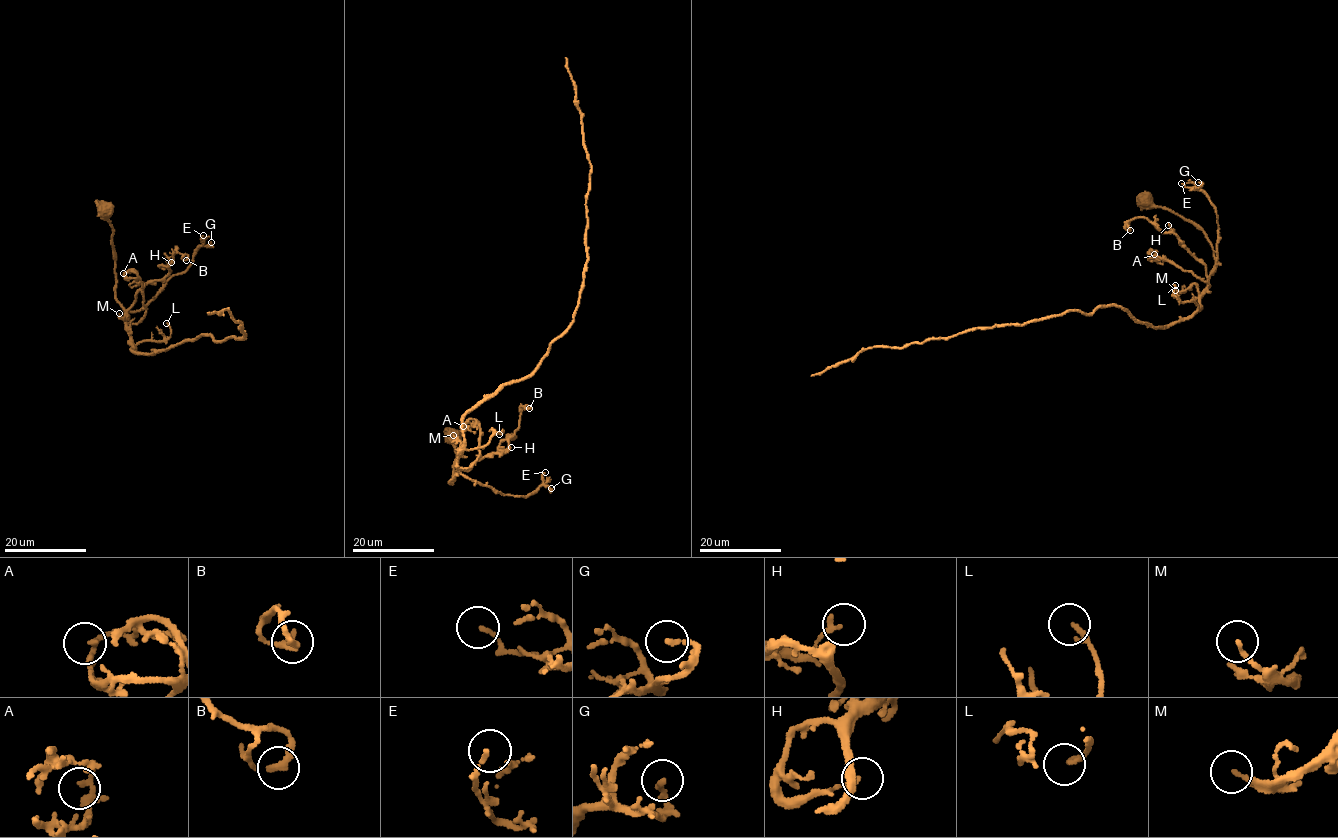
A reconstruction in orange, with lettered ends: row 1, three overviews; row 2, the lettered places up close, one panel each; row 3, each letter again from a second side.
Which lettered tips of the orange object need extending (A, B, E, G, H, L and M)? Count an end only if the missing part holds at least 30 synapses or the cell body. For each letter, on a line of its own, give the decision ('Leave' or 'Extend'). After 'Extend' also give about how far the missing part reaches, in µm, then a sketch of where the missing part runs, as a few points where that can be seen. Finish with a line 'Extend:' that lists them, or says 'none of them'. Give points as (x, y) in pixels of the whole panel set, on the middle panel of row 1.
A: Leave
B: Leave
E: Leave
G: Leave
H: Leave
L: Leave
M: Leave
Extend: none of them

